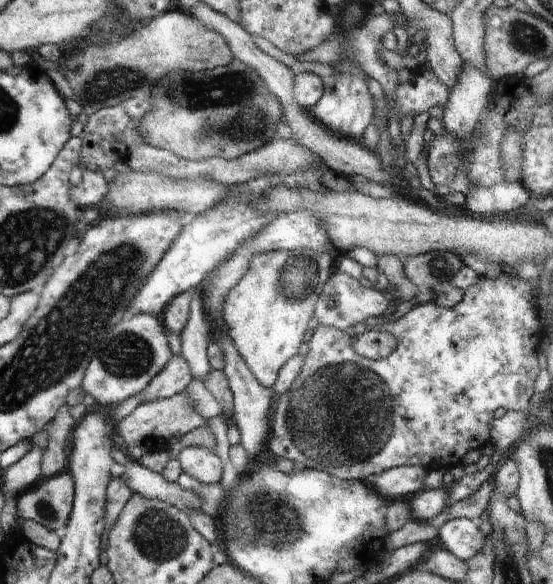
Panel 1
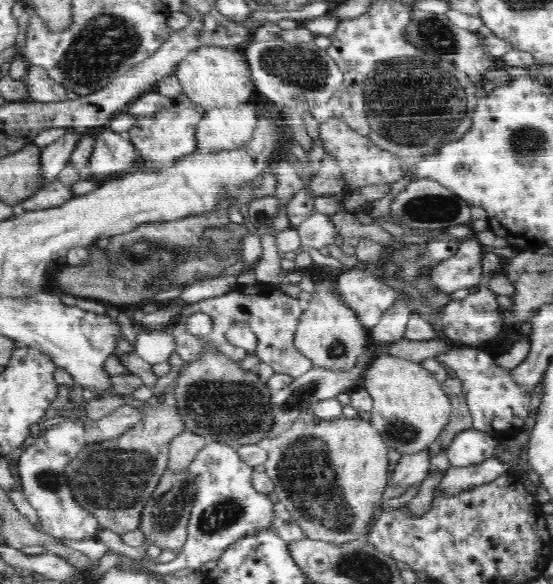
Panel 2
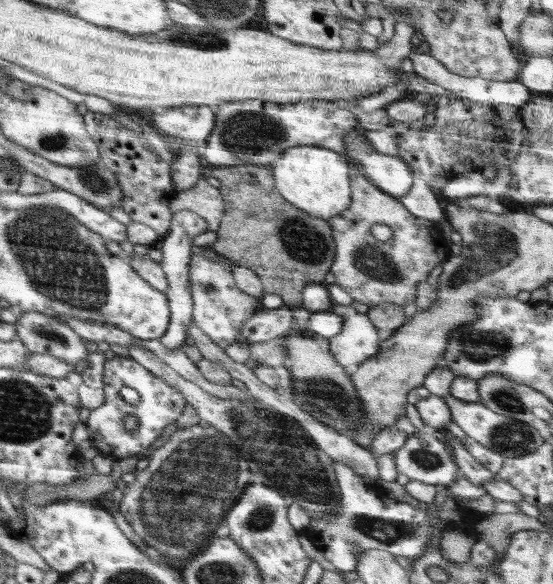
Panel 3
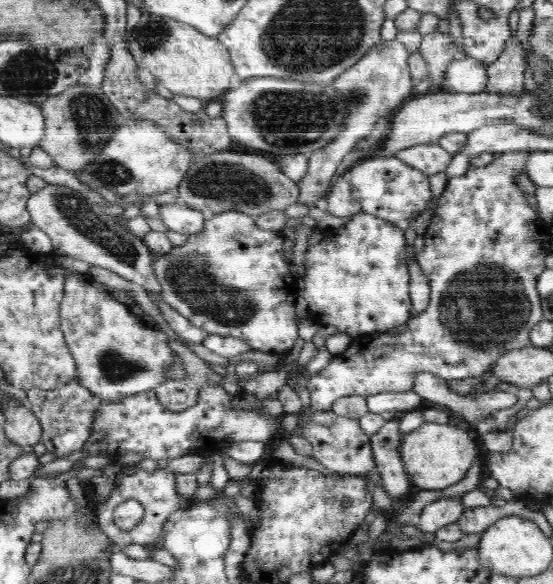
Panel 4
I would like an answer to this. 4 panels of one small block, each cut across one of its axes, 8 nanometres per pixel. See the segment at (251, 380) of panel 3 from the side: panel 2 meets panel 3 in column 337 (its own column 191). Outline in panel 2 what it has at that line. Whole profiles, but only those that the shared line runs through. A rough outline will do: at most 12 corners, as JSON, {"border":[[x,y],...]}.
{"border":[[184,431],[169,444],[167,467],[179,472],[207,440]]}

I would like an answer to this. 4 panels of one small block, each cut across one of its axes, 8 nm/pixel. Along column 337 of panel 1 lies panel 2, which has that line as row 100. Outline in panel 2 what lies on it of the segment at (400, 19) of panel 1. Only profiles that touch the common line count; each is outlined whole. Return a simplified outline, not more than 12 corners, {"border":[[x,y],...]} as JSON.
{"border":[[29,65],[25,79],[31,101],[67,100],[66,89],[44,67]]}

